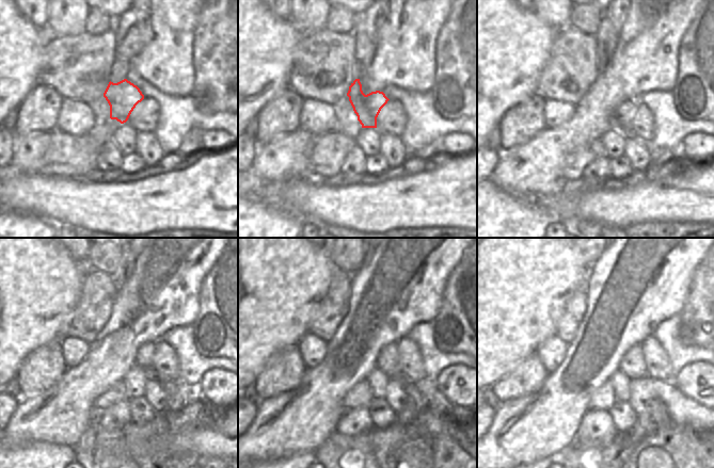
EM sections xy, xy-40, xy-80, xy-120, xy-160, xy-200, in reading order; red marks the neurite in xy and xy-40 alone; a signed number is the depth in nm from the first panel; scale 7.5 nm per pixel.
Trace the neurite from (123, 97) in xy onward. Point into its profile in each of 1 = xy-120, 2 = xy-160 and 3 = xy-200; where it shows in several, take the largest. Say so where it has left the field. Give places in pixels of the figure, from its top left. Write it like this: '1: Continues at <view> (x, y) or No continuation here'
1: Continues at xy-120 (145, 353)
2: Continues at xy-160 (387, 359)
3: Continues at xy-200 (632, 365)

